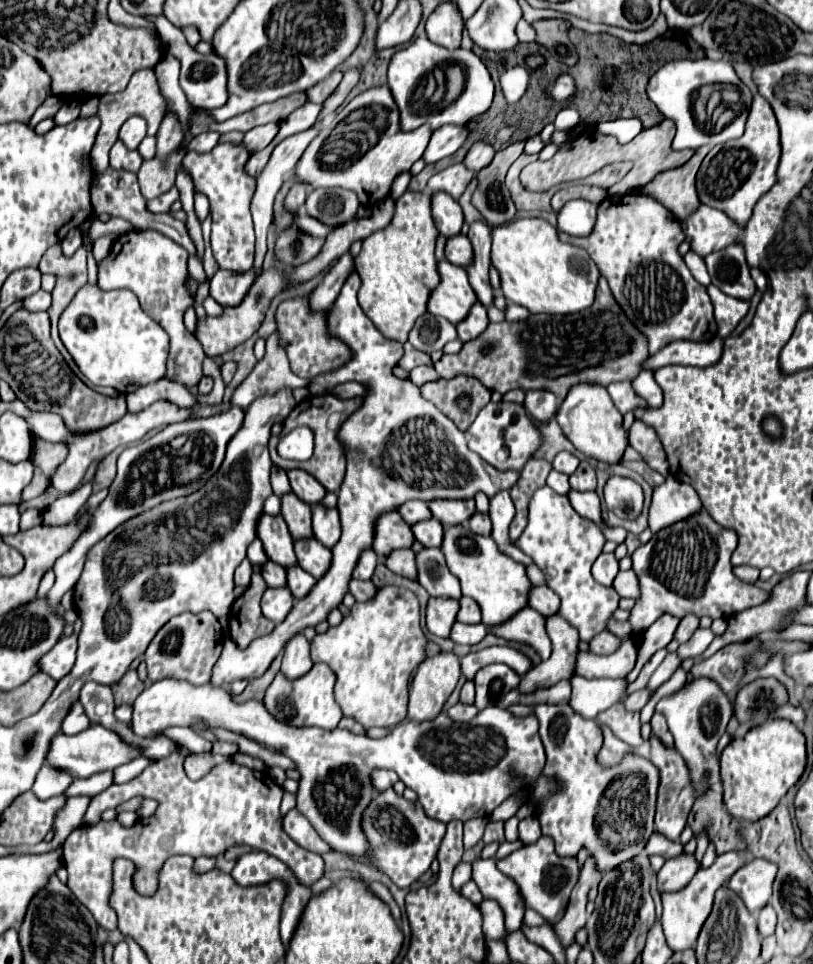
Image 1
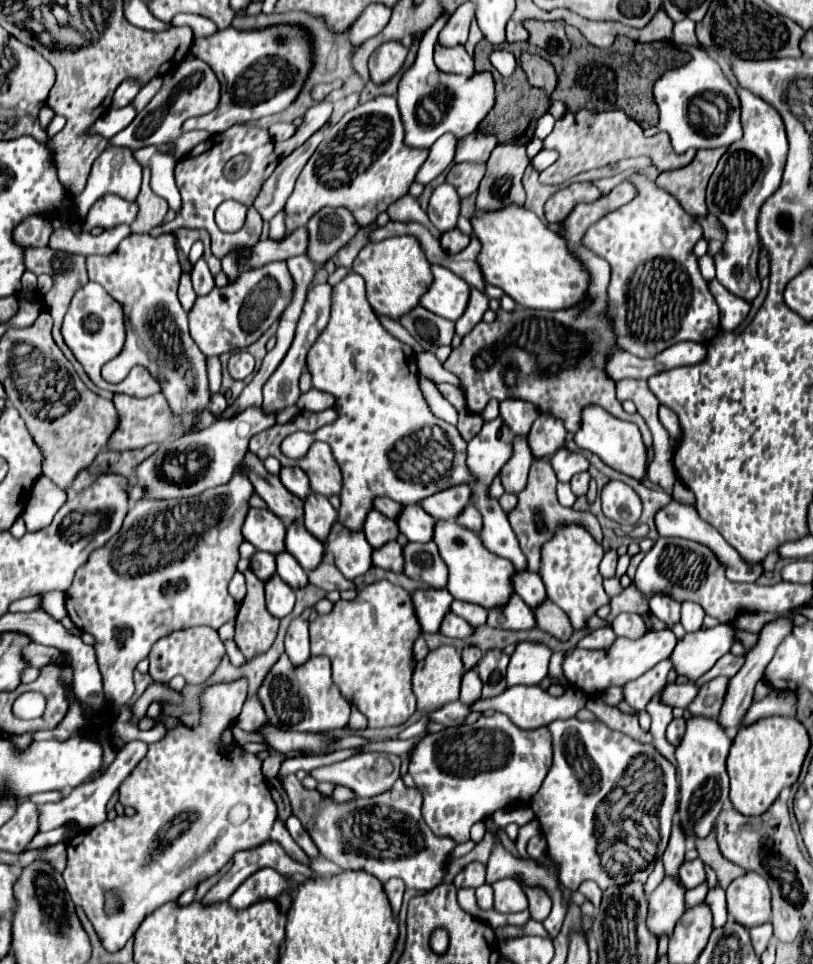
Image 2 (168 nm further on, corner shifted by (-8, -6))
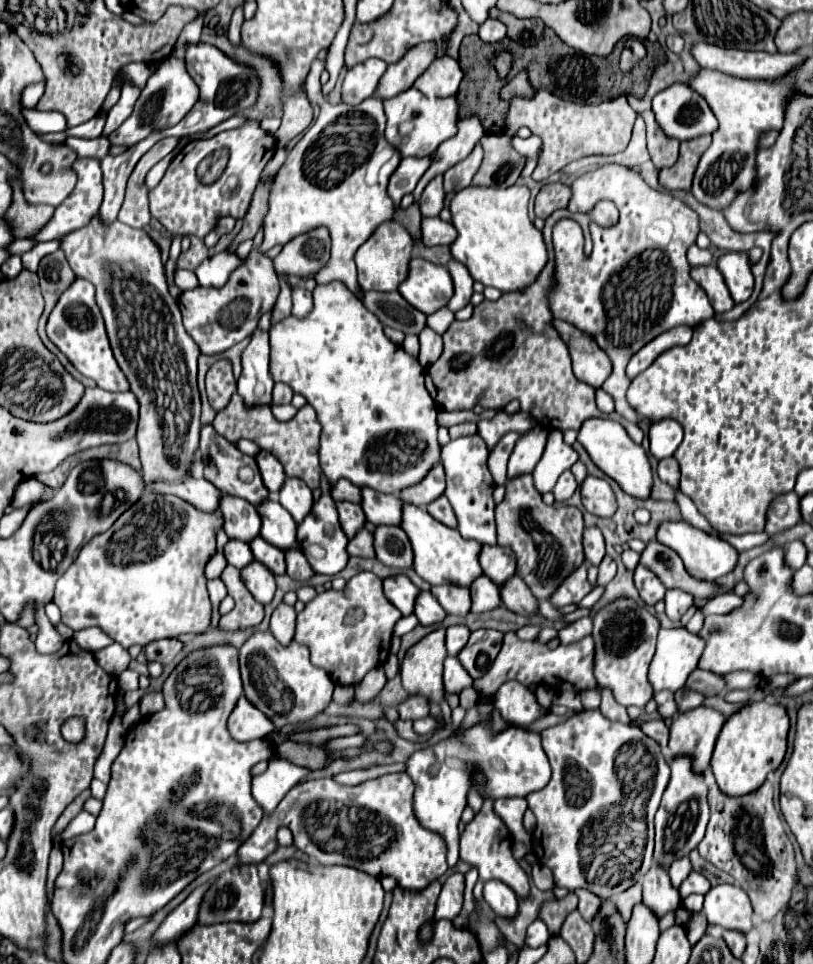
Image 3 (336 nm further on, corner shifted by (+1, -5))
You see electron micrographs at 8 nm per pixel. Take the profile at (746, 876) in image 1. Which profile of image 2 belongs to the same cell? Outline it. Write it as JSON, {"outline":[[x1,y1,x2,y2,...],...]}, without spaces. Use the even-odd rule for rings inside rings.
{"outline":[[746,872,726,888,728,910,734,920,744,924,746,928,760,926,770,920,770,898,772,892,768,888,768,882,756,872]]}

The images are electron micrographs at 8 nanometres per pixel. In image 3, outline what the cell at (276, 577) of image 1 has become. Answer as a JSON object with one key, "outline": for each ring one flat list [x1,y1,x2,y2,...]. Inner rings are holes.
{"outline":[[237,539,227,541,227,545,223,547,223,555,225,555,227,563,235,565,237,569,241,569,241,567,245,567,247,563,253,561,253,555,251,555,249,545,247,545,247,543,241,543,241,541,237,541]]}

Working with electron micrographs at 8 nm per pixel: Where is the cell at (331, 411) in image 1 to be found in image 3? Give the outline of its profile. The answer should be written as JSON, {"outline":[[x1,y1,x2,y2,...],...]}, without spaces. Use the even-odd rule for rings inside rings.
{"outline":[[233,395,231,403,217,413,215,421,213,421,213,429,223,435,227,441,235,443,237,439,249,439,253,443,257,443,261,449,273,453,287,477,299,477,303,479,311,489,319,487,319,477,321,477,321,467,319,467,319,433,321,433,321,425,317,421,315,409,311,405,305,405,297,411,297,415,291,421,277,421,271,415,271,407,247,407,243,403,241,395]]}

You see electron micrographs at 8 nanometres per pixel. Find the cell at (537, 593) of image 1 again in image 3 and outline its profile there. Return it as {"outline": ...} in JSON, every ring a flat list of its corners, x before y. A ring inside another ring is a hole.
{"outline":[[481,545,479,563,483,573,497,585,515,575,515,553,501,545]]}

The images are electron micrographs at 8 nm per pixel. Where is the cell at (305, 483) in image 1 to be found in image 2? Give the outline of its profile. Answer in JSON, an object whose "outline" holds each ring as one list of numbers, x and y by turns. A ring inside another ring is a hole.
{"outline":[[298,466,282,468,280,470,280,480,300,500,304,500,304,496,308,496,308,492,312,492,310,484,308,484,308,476,304,476,304,470,298,468]]}

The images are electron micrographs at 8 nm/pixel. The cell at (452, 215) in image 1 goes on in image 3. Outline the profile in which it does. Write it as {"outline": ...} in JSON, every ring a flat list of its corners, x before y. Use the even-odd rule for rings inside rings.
{"outline":[[437,175,435,179,431,179,431,183,425,187,421,201,419,201,419,209,425,217,437,217,439,211,443,209,443,201,445,201,445,193,443,193,443,175]]}

